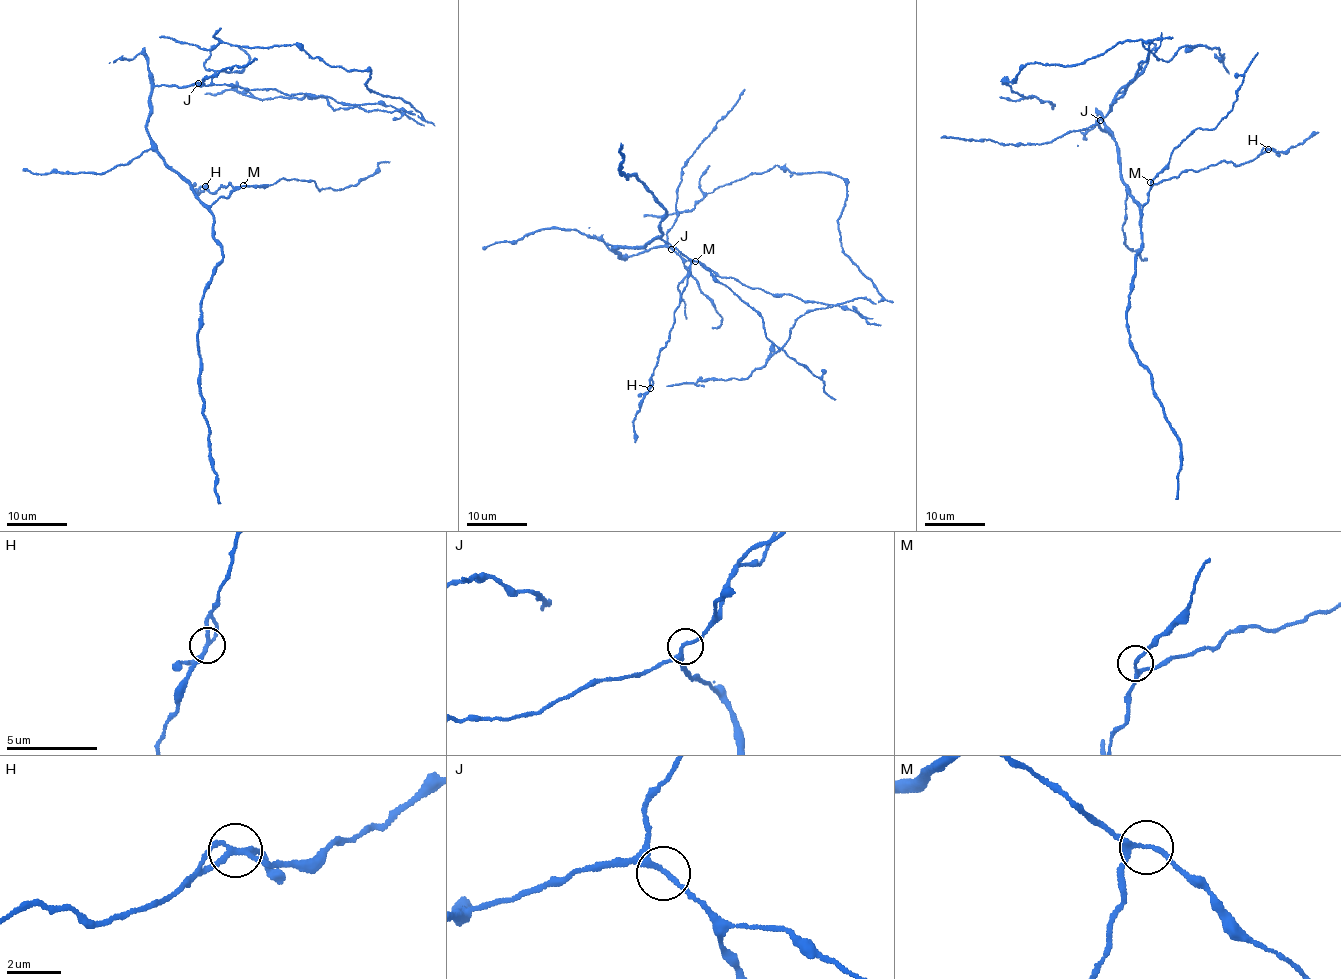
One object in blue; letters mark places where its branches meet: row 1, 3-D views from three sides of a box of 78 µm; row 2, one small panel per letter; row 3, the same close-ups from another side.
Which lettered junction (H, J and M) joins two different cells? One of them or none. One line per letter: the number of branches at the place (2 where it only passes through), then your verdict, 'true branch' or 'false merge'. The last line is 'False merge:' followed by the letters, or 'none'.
H: branches 3; true branch
J: branches 3; true branch
M: branches 3; true branch
False merge: none

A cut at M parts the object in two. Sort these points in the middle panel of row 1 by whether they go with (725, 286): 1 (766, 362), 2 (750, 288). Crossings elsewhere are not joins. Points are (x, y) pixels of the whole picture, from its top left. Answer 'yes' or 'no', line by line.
1: no
2: no

